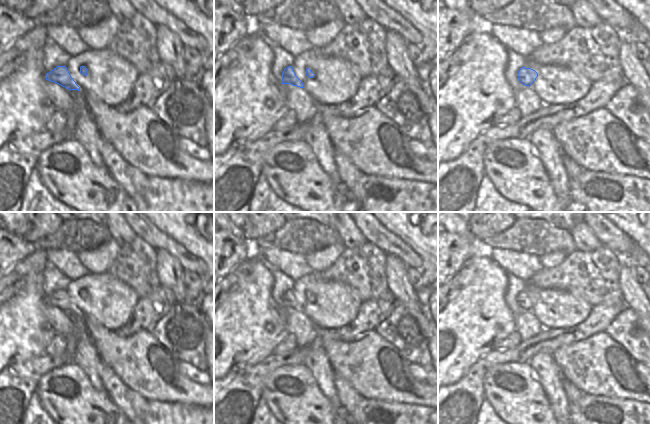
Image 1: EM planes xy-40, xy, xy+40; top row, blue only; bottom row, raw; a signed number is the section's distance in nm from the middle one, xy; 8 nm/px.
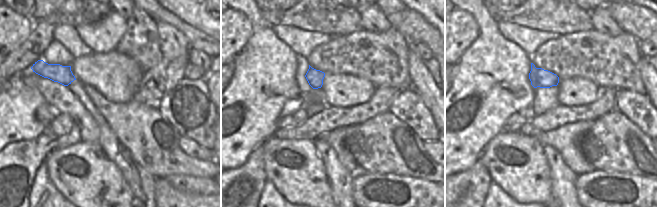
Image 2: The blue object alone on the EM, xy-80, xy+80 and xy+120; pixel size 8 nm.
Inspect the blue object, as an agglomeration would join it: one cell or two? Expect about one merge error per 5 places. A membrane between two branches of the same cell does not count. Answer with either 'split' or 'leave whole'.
leave whole

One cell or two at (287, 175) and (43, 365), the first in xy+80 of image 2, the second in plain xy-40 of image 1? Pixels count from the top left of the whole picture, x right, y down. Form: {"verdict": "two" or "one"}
{"verdict": "two"}

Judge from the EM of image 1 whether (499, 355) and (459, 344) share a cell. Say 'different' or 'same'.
different

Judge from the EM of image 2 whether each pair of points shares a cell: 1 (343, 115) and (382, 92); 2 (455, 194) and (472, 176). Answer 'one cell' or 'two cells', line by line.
1: one cell
2: one cell

